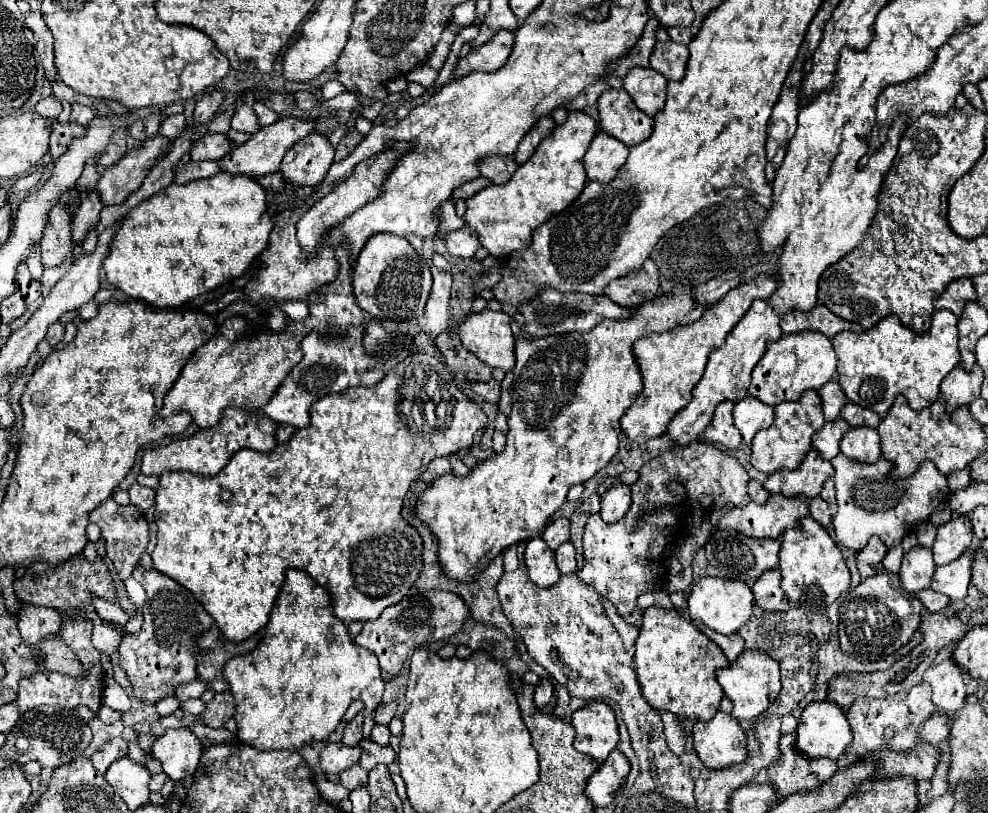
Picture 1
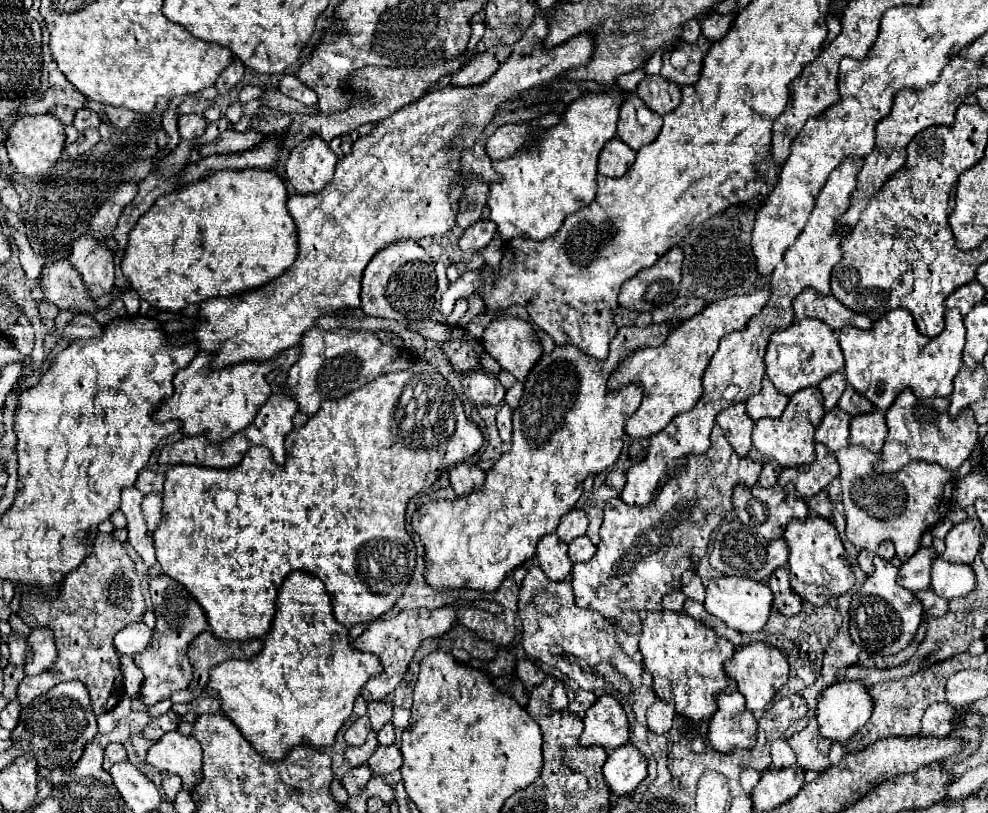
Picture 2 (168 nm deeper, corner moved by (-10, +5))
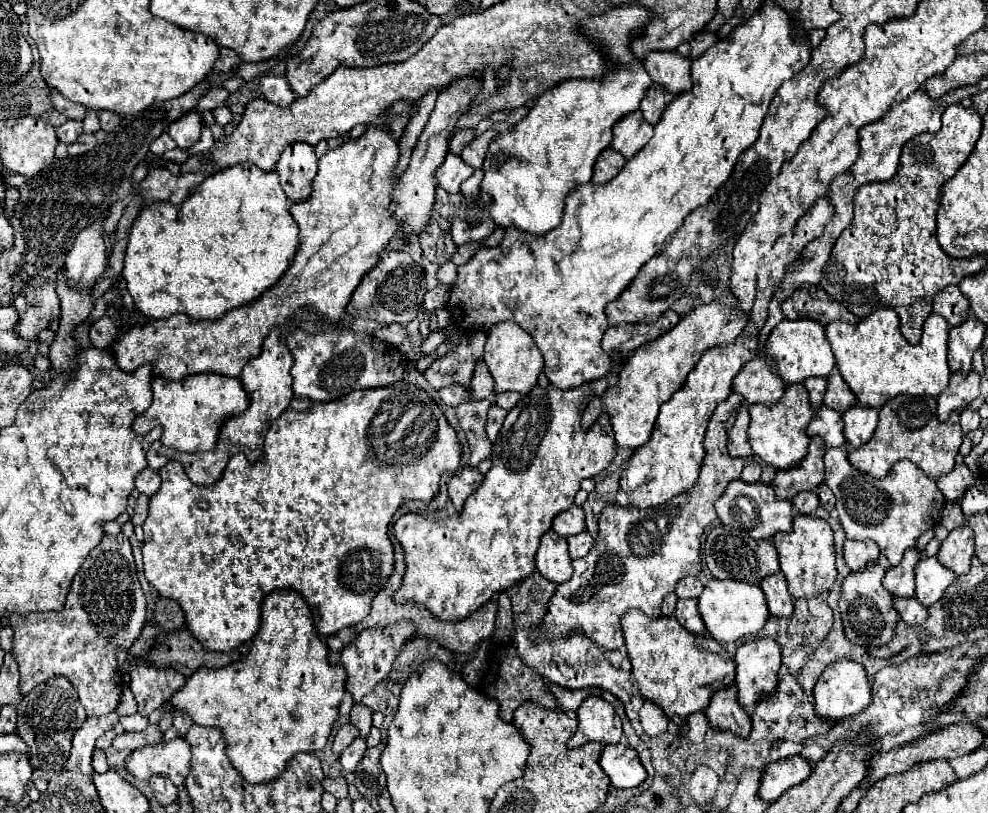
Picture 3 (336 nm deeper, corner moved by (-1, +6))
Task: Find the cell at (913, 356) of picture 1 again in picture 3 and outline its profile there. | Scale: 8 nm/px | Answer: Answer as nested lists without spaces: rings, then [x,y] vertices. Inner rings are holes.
[[[891,307],[867,315],[857,325],[833,321],[825,327],[837,367],[855,393],[857,401],[867,407],[881,407],[895,395],[929,395],[937,397],[949,383],[947,367],[947,333],[949,327],[939,315],[929,315],[923,325],[923,335],[917,345],[907,343],[899,331],[899,317]]]

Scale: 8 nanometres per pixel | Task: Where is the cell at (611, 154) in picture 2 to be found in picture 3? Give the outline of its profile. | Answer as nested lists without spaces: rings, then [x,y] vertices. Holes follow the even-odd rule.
[[[605,149],[599,155],[597,163],[595,163],[595,173],[593,173],[591,181],[593,183],[607,183],[623,169],[623,165],[625,165],[625,157],[623,155],[619,155],[613,149]]]

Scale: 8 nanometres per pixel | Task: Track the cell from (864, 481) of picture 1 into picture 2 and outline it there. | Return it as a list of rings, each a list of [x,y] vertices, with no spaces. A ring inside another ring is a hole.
[[[846,446],[840,452],[836,452],[836,460],[840,464],[840,482],[842,482],[842,504],[846,512],[846,538],[864,550],[874,550],[884,540],[892,540],[896,546],[896,556],[906,562],[916,550],[920,536],[934,528],[950,510],[952,506],[952,490],[954,490],[954,476],[952,472],[944,470],[940,464],[928,464],[928,462],[912,462],[904,466],[898,472],[876,472],[874,464],[878,462],[878,456],[868,452],[860,446]]]

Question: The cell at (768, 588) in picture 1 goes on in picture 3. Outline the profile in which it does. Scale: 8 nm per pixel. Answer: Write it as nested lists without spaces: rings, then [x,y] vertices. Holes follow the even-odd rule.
[[[775,573],[763,579],[761,589],[765,593],[771,615],[789,617],[793,613],[793,597],[787,591],[787,579],[783,579],[783,573]]]

